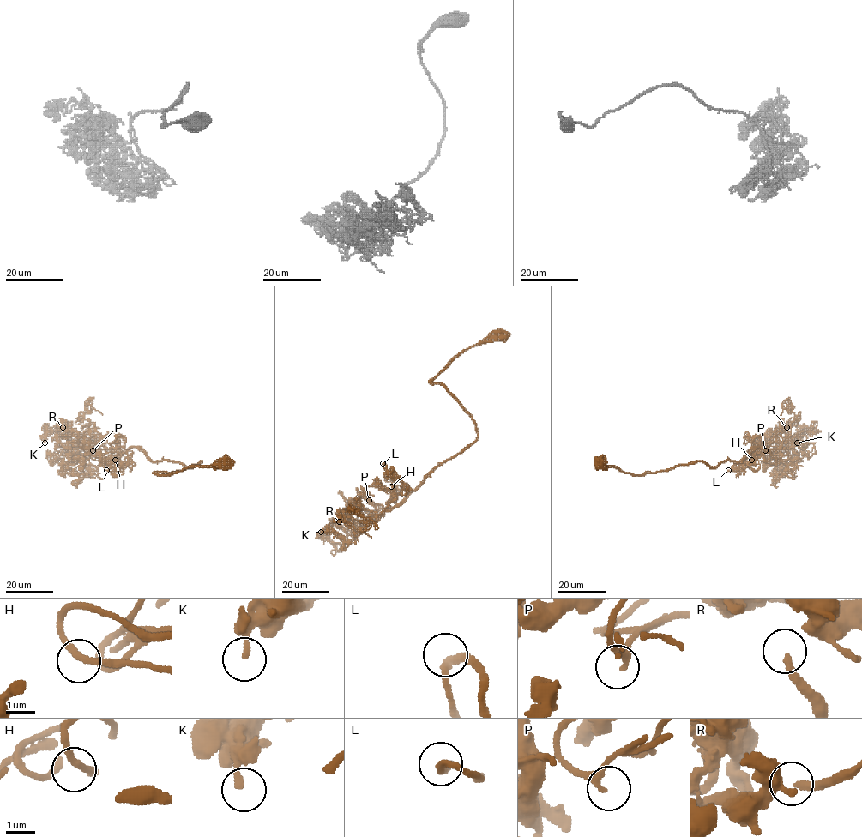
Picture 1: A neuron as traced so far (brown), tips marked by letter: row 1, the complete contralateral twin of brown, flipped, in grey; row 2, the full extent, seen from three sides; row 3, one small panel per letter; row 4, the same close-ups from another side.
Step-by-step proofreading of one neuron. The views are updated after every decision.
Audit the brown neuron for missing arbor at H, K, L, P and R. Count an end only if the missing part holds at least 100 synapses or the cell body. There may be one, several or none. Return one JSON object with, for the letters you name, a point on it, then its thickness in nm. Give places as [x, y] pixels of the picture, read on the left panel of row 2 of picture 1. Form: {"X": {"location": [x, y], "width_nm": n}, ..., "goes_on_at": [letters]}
{"goes_on_at": []}

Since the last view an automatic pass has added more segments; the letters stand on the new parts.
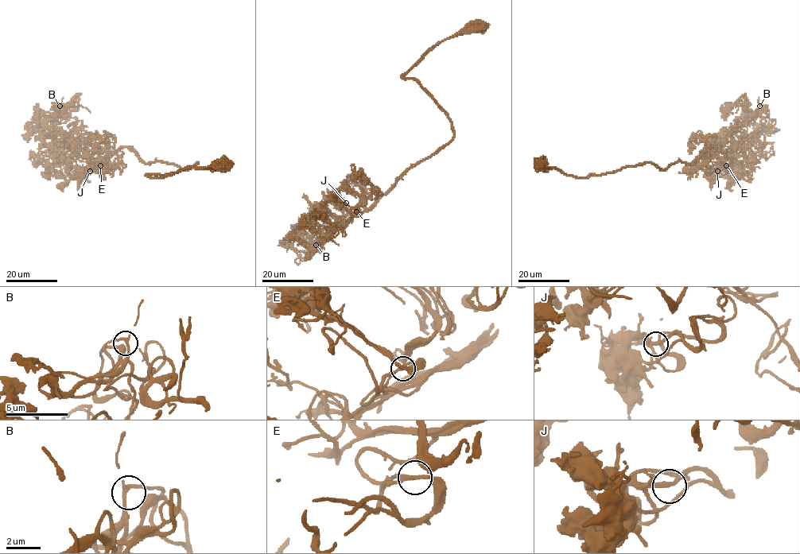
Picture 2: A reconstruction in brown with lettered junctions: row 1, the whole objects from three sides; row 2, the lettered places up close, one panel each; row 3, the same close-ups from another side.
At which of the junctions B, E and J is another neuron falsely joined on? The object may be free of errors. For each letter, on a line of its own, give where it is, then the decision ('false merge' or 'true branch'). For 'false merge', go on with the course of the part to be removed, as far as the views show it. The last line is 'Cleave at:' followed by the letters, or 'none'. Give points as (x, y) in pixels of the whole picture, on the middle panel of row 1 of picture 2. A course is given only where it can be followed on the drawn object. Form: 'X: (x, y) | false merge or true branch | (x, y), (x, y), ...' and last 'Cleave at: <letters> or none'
B: (316, 245) | true branch
E: (356, 211) | true branch
J: (346, 203) | true branch
Cleave at: none

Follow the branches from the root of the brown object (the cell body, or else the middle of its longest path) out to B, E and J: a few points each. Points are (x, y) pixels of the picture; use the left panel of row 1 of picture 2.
B: (222, 163), (149, 176), (197, 162), (181, 169), (145, 163), (124, 146), (97, 149), (60, 106)
E: (222, 163), (149, 176), (197, 162), (185, 169), (145, 163), (122, 146), (91, 162), (100, 165)
J: (222, 163), (149, 176), (197, 162), (185, 169), (145, 163), (122, 146), (91, 162), (101, 172), (90, 171)

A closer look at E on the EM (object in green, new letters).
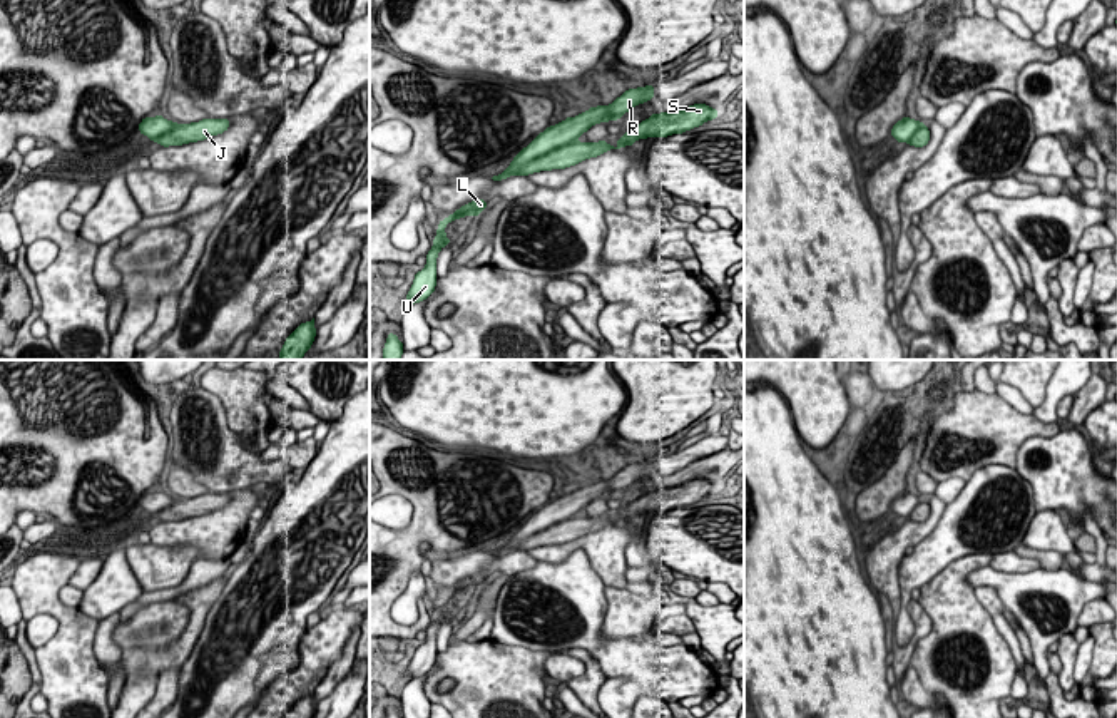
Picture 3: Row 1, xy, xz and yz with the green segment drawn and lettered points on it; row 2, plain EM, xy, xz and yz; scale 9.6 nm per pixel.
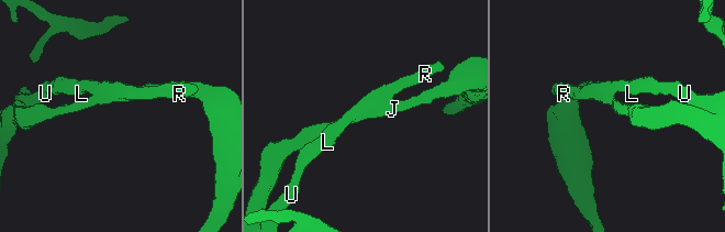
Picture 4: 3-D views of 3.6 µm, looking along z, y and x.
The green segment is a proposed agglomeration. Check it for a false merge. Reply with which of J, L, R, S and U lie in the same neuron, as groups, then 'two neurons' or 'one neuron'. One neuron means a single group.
J L R S U | one neuron

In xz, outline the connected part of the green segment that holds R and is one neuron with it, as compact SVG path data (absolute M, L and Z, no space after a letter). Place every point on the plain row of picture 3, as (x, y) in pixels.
M652 459L645 462L629 464L609 480L590 482L589 485L567 492L565 495L547 502L527 522L523 522L510 541L493 556L502 556L510 551L528 551L540 546L565 544L585 534L597 532L610 524L632 521L639 514L667 512L682 509L707 495L717 492L717 485L706 479L694 479L676 487L652 489L640 499L629 502L619 512L617 521L605 515L579 517L579 510L585 509L594 499L619 495L625 487L639 479L654 474Z

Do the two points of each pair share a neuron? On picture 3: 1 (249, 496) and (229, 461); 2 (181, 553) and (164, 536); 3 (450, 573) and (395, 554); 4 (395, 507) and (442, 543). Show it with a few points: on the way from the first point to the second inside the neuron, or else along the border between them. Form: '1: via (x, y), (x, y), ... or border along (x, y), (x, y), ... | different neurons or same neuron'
1: border along (261, 486), (226, 492) | different neurons
2: border along (151, 541), (156, 544), (193, 544), (201, 558) | different neurons
3: border along (457, 551), (432, 558) | different neurons
4: border along (387, 494), (402, 494), (412, 504), (407, 528) | different neurons

